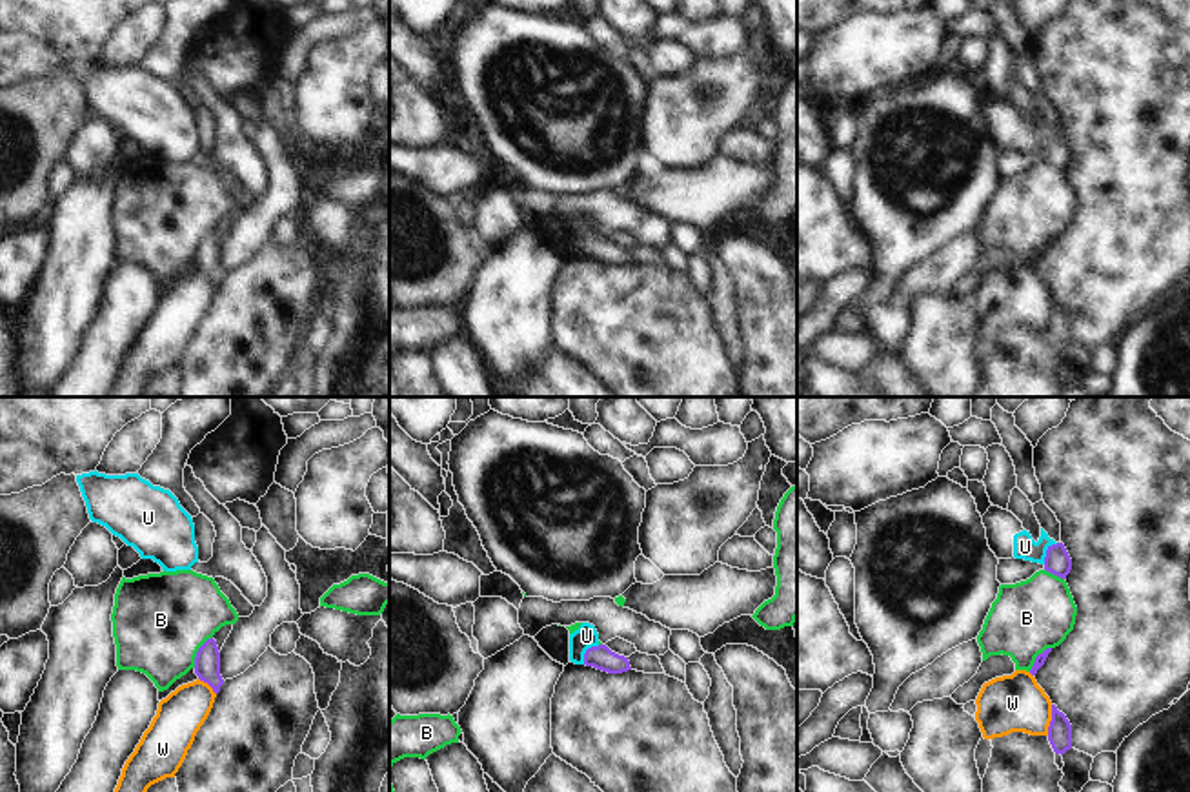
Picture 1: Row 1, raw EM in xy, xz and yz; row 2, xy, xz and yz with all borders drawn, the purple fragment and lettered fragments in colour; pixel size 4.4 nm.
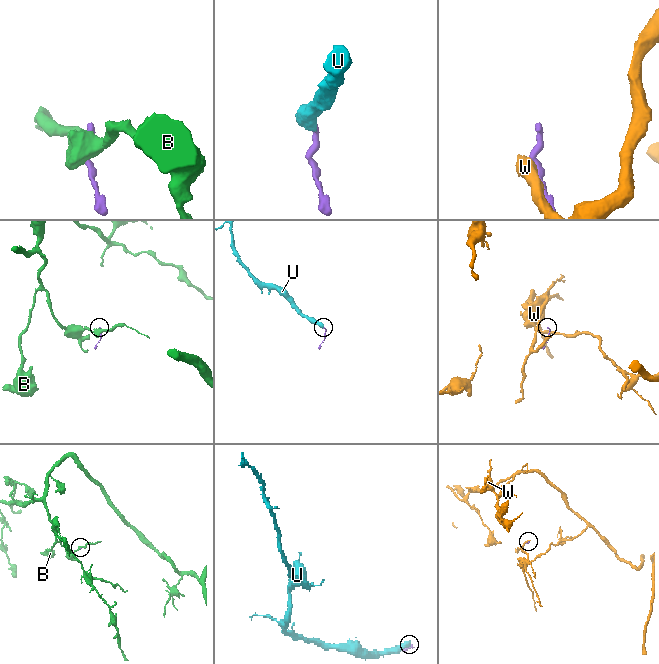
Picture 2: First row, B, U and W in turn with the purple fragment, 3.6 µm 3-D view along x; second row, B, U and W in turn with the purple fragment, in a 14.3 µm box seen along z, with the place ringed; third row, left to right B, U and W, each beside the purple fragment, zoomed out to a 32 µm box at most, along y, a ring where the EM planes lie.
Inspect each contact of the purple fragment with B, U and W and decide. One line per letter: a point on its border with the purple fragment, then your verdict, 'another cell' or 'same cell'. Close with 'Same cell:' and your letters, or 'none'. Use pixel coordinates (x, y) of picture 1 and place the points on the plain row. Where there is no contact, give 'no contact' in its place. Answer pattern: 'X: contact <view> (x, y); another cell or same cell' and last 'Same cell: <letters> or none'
B: contact xy (197, 244); another cell
U: contact xz (586, 243); same cell
W: contact yz (1052, 312); another cell
Same cell: U

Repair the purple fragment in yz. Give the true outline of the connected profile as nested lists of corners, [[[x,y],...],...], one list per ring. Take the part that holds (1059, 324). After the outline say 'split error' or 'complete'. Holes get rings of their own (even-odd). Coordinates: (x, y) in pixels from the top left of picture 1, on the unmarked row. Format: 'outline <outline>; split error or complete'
outline [[[1052,297],[1052,313],[1048,319],[1048,333],[1055,346],[1064,346],[1072,340],[1072,317],[1063,304]]]; complete

